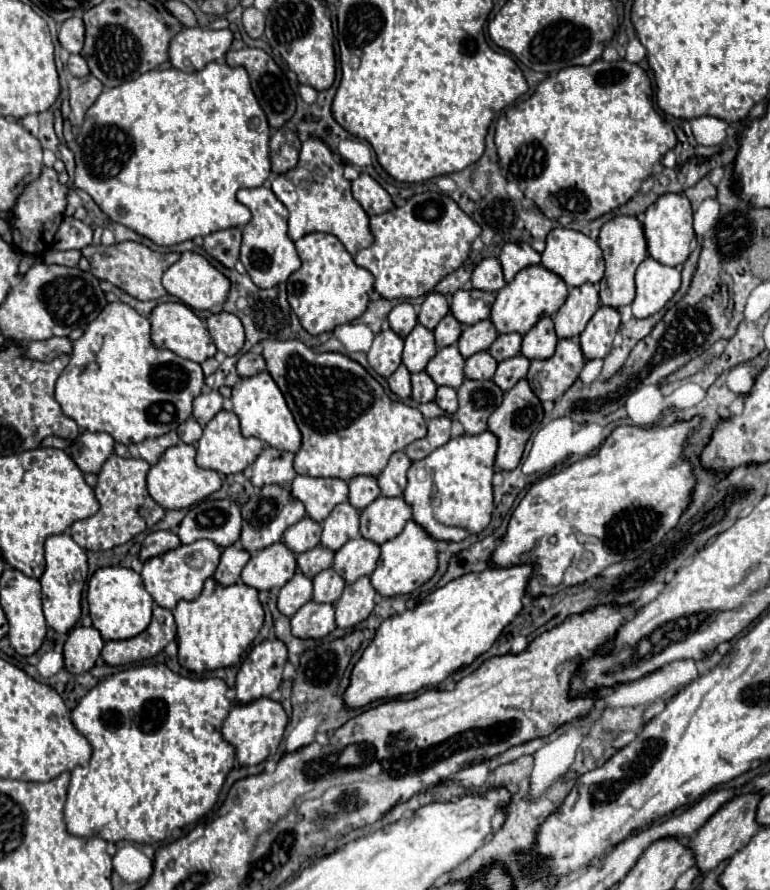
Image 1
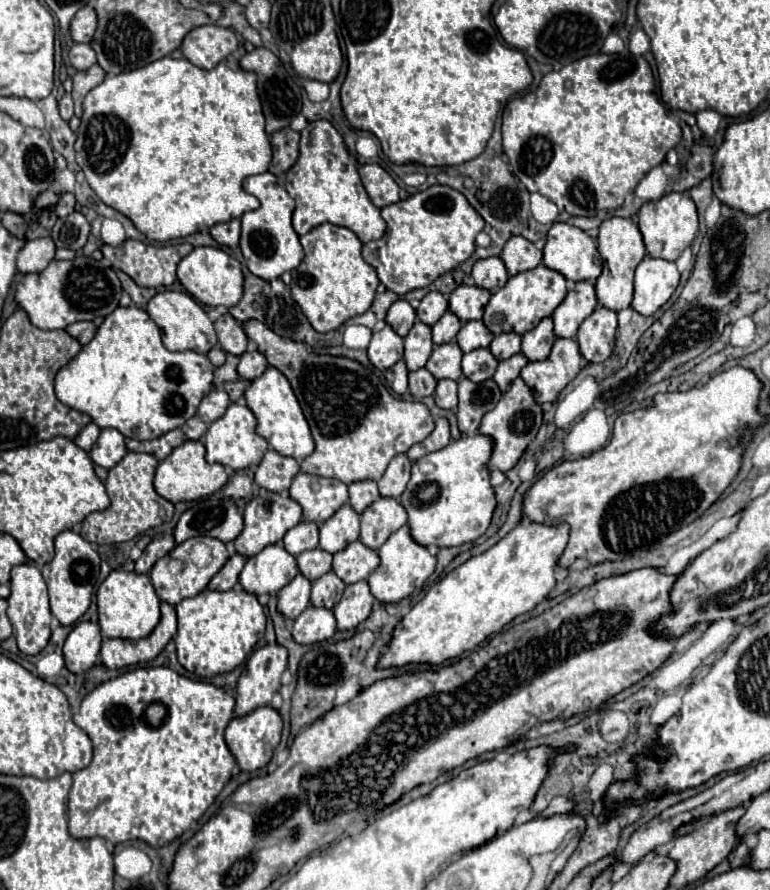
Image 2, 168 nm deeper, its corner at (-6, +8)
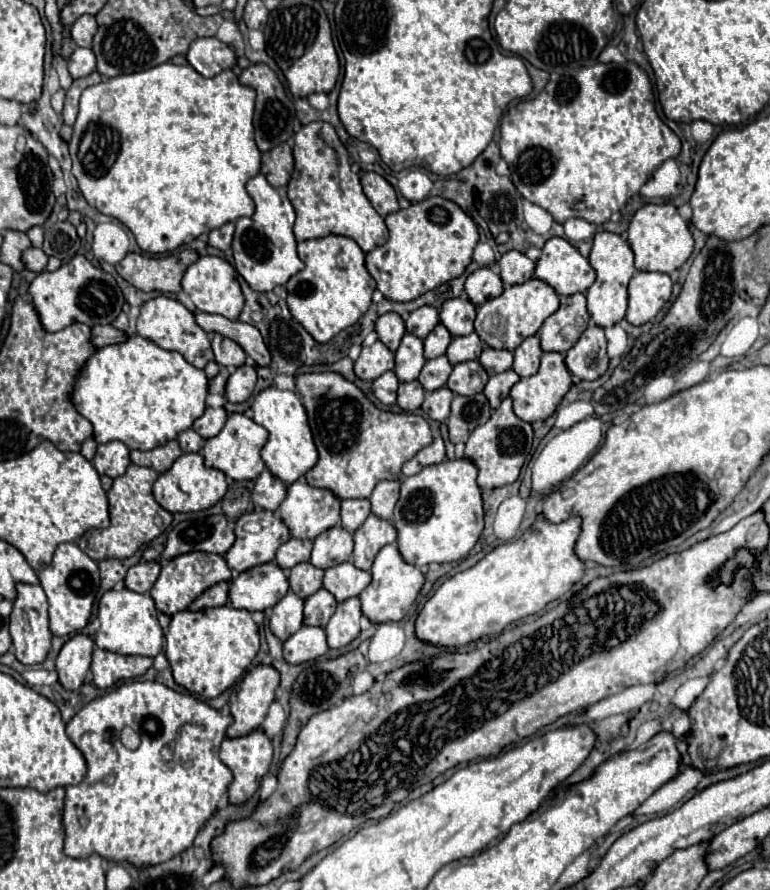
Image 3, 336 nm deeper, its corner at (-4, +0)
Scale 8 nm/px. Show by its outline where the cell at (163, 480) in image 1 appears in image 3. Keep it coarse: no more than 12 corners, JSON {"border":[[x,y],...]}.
{"border":[[183,454],[159,476],[155,500],[171,514],[215,506],[221,470]]}

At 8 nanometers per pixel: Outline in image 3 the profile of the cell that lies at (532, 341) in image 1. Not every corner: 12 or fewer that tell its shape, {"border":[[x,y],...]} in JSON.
{"border":[[537,336],[521,342],[513,370],[533,376],[539,370],[541,346]]}

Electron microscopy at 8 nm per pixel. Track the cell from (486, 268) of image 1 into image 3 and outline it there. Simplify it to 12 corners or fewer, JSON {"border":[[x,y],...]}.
{"border":[[479,268],[467,276],[465,292],[475,306],[503,292],[499,274]]}

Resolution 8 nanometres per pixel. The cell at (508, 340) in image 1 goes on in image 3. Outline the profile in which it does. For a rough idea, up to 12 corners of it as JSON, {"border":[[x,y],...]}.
{"border":[[485,348],[479,362],[489,376],[511,368],[513,352]]}

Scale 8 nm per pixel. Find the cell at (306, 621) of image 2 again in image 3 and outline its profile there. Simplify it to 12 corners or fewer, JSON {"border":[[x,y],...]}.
{"border":[[303,626],[283,644],[289,664],[329,650],[323,628]]}

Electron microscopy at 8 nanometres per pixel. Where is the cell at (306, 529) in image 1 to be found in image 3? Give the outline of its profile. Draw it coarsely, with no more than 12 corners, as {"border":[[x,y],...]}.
{"border":[[291,538],[277,550],[277,566],[309,562],[313,542]]}

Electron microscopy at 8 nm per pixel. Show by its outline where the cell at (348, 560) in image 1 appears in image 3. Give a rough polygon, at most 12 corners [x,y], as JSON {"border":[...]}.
{"border":[[351,562],[327,568],[323,588],[337,602],[359,596],[371,574]]}

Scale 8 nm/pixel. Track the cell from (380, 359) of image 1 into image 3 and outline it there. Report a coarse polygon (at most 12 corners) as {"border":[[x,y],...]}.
{"border":[[383,344],[361,348],[355,376],[375,380],[395,366],[393,352]]}

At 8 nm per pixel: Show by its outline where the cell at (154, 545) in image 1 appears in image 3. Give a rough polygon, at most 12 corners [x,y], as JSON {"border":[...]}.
{"border":[[157,562],[131,566],[125,586],[133,592],[149,592],[159,576]]}

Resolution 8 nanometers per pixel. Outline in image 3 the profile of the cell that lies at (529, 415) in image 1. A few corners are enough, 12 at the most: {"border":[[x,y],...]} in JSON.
{"border":[[505,398],[465,444],[479,488],[513,484],[533,442]]}

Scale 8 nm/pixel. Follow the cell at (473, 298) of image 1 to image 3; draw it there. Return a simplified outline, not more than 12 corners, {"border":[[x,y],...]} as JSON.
{"border":[[467,298],[443,302],[439,320],[453,336],[473,332],[475,306]]}

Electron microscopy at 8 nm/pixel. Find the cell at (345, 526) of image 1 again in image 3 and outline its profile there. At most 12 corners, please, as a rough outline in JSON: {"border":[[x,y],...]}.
{"border":[[333,526],[313,540],[321,570],[349,562],[353,534]]}

